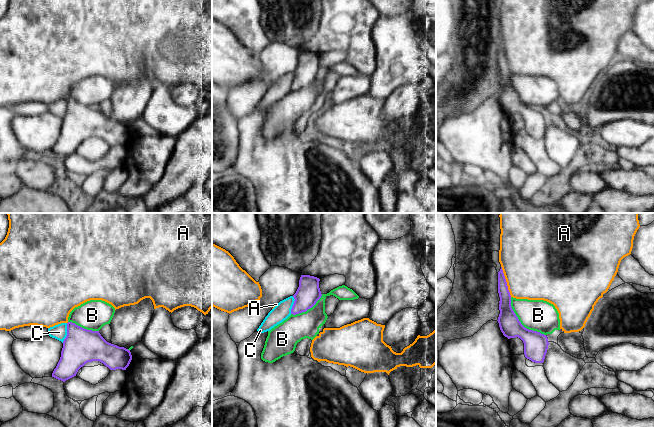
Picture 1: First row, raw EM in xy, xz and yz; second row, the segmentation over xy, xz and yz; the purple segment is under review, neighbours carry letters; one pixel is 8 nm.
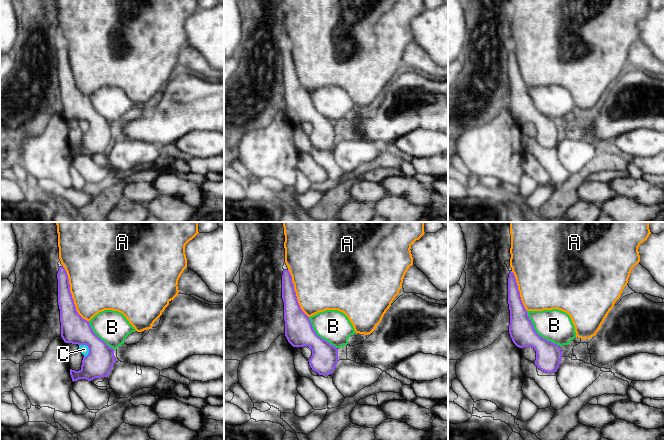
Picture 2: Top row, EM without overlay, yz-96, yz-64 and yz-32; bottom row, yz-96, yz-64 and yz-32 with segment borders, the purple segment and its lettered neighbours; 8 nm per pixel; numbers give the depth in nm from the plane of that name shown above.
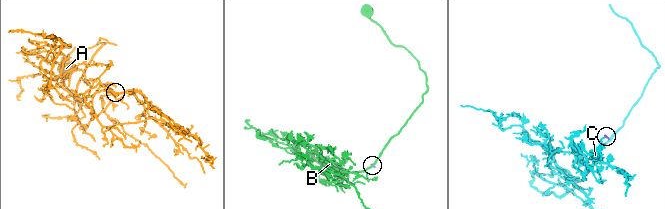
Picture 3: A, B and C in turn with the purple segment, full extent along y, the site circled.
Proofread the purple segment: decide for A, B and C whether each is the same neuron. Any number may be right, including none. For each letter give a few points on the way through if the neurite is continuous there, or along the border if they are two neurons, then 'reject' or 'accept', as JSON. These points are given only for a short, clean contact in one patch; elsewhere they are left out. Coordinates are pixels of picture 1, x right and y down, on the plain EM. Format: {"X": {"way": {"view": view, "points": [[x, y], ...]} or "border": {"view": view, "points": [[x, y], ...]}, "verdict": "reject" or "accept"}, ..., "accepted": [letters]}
{"A": {"verdict": "reject"}, "B": {"verdict": "reject"}, "C": {"border": {"view": "xy", "points": [[67, 99], [67, 111], [62, 118]]}, "verdict": "reject"}, "accepted": []}

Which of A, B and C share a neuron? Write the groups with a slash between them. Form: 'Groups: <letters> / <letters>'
Groups: A / B / C

